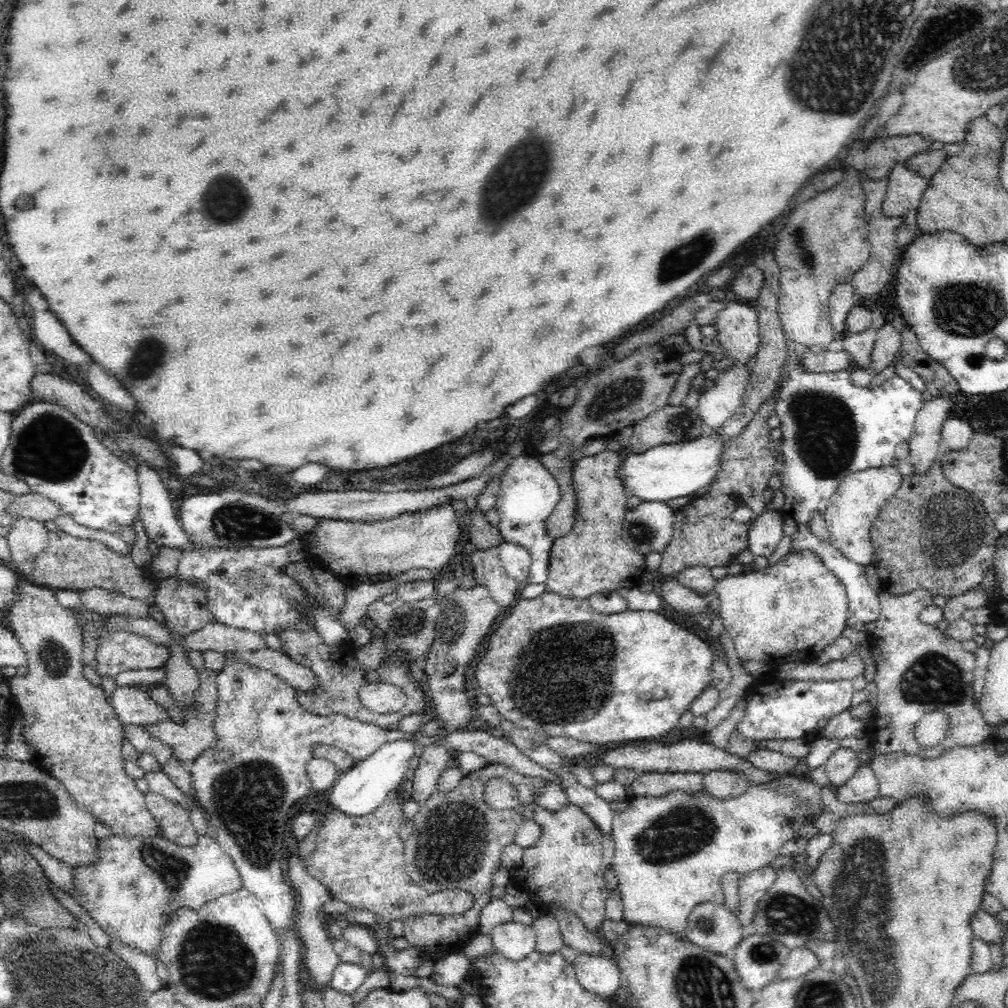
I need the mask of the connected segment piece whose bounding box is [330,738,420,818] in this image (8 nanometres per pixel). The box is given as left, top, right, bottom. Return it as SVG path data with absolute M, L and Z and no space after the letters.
M408 738L384 744L370 758L356 762L356 766L352 766L348 772L344 772L336 780L334 788L330 790L332 808L336 812L356 816L356 818L372 814L376 808L386 804L388 794L392 794L392 790L396 790L396 786L406 782L406 774L410 768L414 768L418 754L420 754L420 744L416 744L414 740L408 740Z

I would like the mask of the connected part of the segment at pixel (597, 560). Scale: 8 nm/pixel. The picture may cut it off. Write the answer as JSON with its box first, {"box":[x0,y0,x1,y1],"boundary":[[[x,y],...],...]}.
{"box":[546,450,646,600],"boundary":[[[604,450],[594,456],[584,456],[574,464],[572,482],[576,490],[576,522],[574,530],[570,530],[566,536],[556,538],[550,550],[550,574],[546,588],[548,592],[562,594],[564,598],[576,598],[576,600],[588,600],[594,594],[610,594],[618,592],[618,588],[636,588],[640,584],[642,574],[646,572],[646,558],[628,548],[626,540],[622,540],[622,528],[628,512],[628,488],[624,488],[622,478],[618,476],[620,464],[624,460],[614,450]]]}

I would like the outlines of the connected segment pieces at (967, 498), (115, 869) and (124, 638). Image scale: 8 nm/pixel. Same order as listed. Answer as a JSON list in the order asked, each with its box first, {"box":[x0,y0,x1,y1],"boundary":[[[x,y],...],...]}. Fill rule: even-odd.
[{"box":[870,458,998,604],"boundary":[[[940,458],[934,460],[928,472],[904,476],[898,492],[878,514],[870,538],[874,550],[872,566],[882,580],[884,592],[904,596],[924,588],[932,596],[950,600],[976,586],[988,586],[988,604],[994,604],[998,594],[994,570],[998,532],[994,516],[988,516],[984,506],[964,488],[948,482]]]},{"box":[72,834,244,956],"boundary":[[[208,834],[200,836],[200,840],[194,846],[182,846],[164,836],[146,836],[146,838],[112,836],[108,840],[98,840],[96,862],[92,862],[90,866],[76,866],[72,868],[72,872],[74,872],[74,888],[78,890],[76,902],[88,910],[98,928],[102,928],[112,940],[140,948],[154,956],[158,956],[160,950],[164,922],[178,908],[186,906],[190,910],[200,910],[208,902],[244,888],[240,870],[236,868],[234,860],[222,850],[220,842],[208,838]]]},{"box":[98,630,168,678],"boundary":[[[114,630],[98,640],[98,674],[116,678],[124,670],[164,668],[168,654],[164,644]]]}]

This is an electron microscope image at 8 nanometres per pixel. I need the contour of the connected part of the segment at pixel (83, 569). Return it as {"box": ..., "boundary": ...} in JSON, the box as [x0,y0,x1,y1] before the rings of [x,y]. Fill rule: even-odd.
{"box":[30,532,156,606],"boundary":[[[64,532],[48,534],[48,546],[38,554],[36,568],[30,580],[36,586],[46,586],[48,590],[106,590],[110,594],[120,594],[132,600],[146,602],[150,606],[156,604],[156,582],[152,582],[148,570],[138,568],[132,560],[132,554],[118,554],[104,546],[98,540],[82,540],[68,536]]]}

